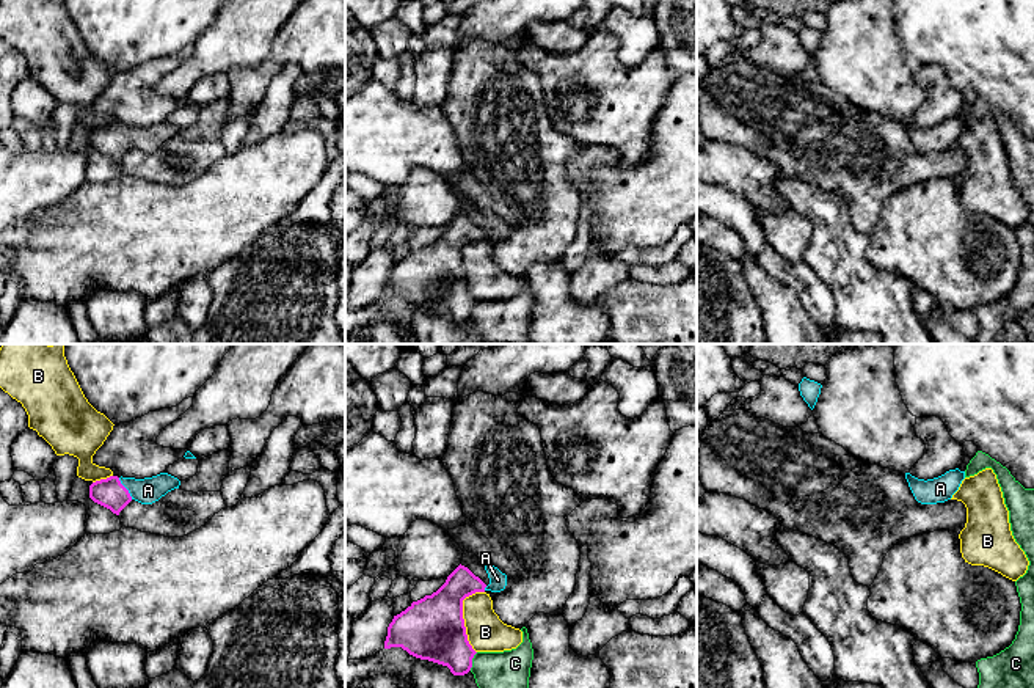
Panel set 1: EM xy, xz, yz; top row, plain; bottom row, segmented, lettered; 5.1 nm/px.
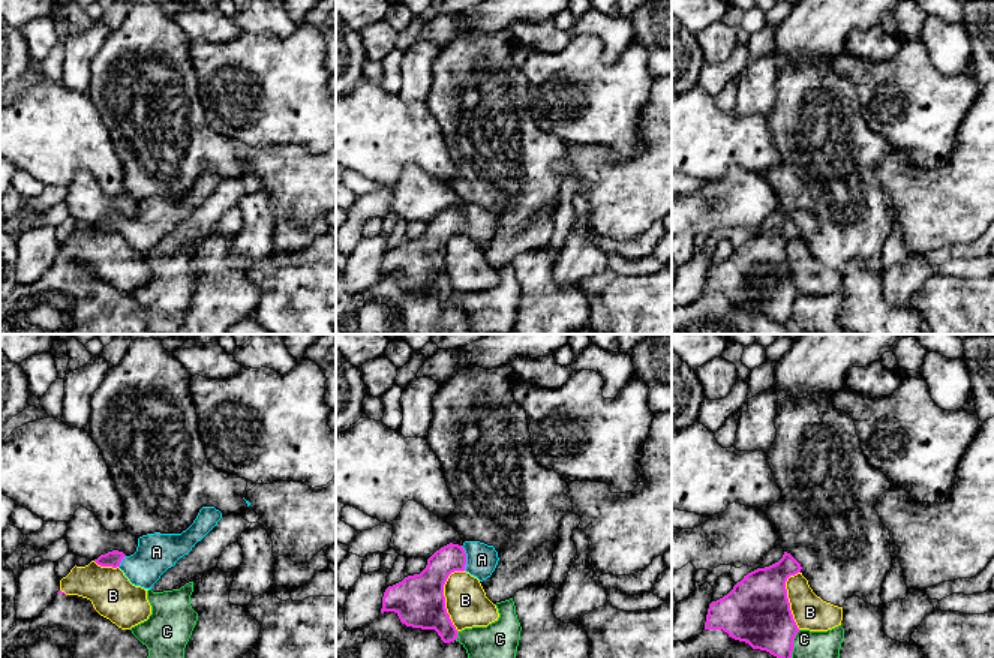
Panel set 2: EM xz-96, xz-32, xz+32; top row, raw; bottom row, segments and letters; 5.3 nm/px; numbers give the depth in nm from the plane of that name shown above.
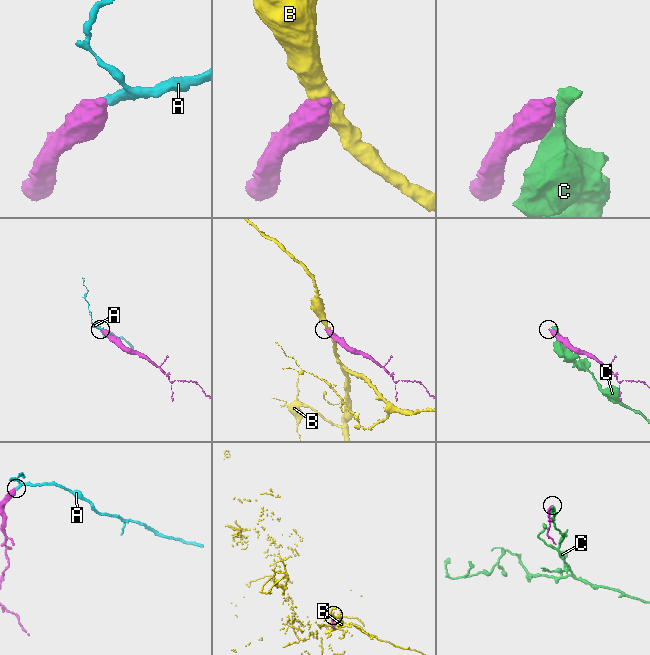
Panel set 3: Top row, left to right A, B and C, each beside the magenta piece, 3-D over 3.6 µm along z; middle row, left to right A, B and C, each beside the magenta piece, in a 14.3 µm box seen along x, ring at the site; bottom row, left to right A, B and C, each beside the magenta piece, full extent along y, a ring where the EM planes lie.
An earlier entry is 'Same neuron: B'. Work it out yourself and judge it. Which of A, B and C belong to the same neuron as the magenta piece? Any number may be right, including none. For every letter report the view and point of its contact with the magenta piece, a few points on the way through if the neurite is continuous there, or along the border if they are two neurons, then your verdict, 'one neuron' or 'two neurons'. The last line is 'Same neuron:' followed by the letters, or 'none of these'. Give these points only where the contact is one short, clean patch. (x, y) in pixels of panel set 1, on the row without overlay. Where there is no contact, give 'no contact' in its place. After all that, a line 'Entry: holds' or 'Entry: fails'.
A: xy (126, 137) | across xy (110, 142), (126, 137), (148, 139) | one neuron
B: xz (462, 264) | two neurons
C: xz (471, 310) | two neurons
Same neuron: A
Entry: fails

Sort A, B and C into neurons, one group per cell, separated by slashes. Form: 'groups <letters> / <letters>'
groups A / B / C

